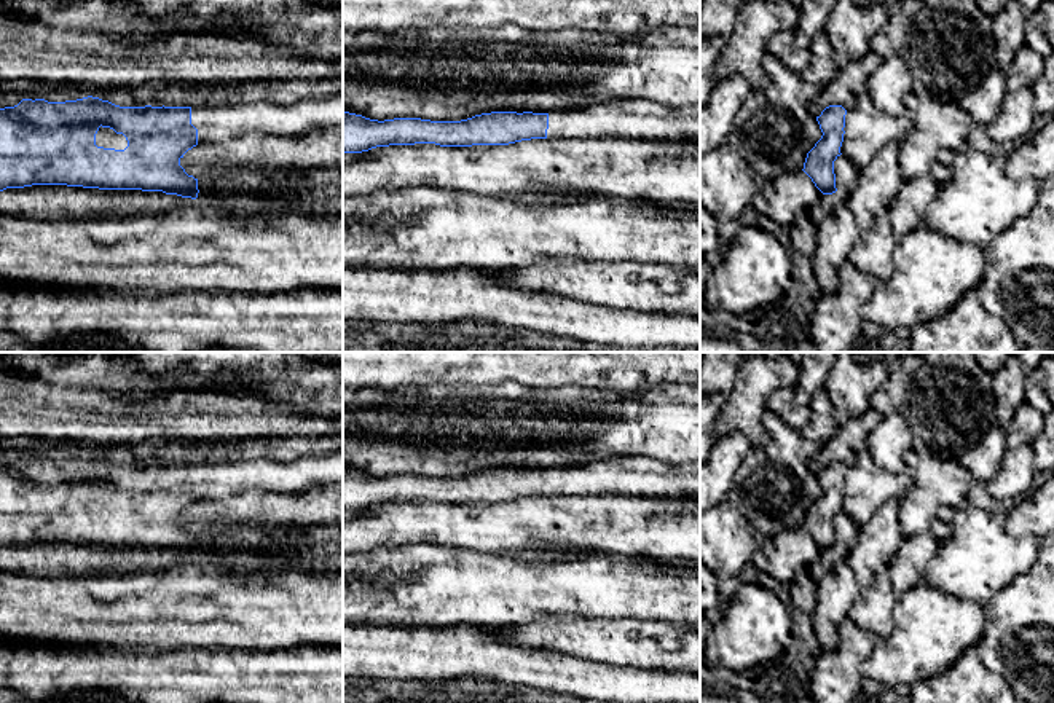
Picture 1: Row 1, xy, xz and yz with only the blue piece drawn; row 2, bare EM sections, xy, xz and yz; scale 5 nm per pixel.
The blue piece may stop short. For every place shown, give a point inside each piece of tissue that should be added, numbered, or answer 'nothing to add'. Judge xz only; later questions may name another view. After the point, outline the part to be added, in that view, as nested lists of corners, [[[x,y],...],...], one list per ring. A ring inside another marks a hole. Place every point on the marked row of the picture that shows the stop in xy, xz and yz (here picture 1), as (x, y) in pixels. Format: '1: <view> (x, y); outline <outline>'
1: xz (621, 118); outline [[[614,100],[549,113],[547,139],[608,135],[633,139],[700,137],[700,105],[673,110],[651,100]]]

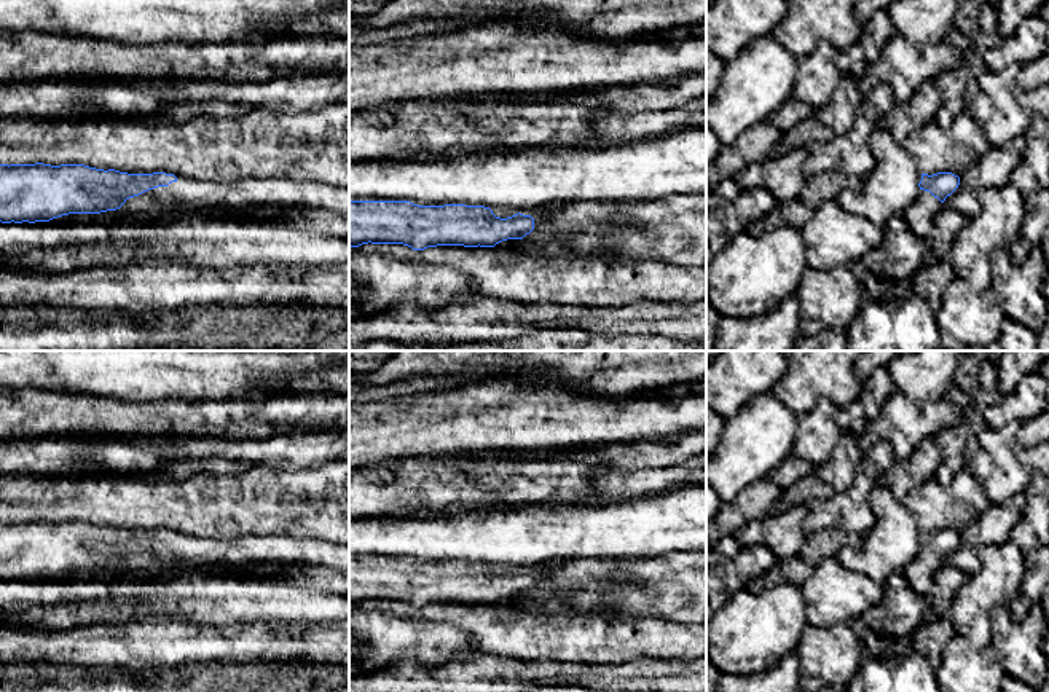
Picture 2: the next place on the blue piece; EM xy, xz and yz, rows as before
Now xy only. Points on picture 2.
1: xy (187, 195); outline [[[175,177],[177,180],[167,187],[158,187],[126,199],[115,212],[120,217],[145,214],[153,222],[171,220],[177,214],[217,217],[252,207],[265,207],[279,215],[309,210],[349,215],[349,188],[338,185],[287,179],[244,179],[220,187],[206,180]]]

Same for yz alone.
1: yz (920, 216); outline [[[920,190],[918,198],[902,214],[910,230],[921,239],[926,239],[933,225],[934,215],[942,207],[942,202],[929,191]]]

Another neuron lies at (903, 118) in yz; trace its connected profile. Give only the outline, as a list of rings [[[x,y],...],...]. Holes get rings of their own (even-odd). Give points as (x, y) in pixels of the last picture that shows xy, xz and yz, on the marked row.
[[[931,81],[921,83],[904,102],[896,102],[880,116],[874,116],[878,129],[886,129],[902,144],[912,132],[936,120],[941,96]]]

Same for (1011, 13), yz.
[[[1000,0],[996,13],[1001,37],[1011,37],[1019,24],[1030,16],[1036,16],[1046,2],[1047,0]]]

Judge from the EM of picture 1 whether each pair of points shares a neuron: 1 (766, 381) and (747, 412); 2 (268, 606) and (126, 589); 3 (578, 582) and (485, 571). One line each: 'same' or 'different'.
1: same
2: same
3: same

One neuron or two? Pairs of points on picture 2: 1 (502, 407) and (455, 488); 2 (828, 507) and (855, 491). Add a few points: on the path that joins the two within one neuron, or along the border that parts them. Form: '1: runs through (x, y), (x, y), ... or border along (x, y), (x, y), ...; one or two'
1: border along (487, 450), (439, 456); two
2: runs through (834, 507), (839, 507), (848, 498); one

